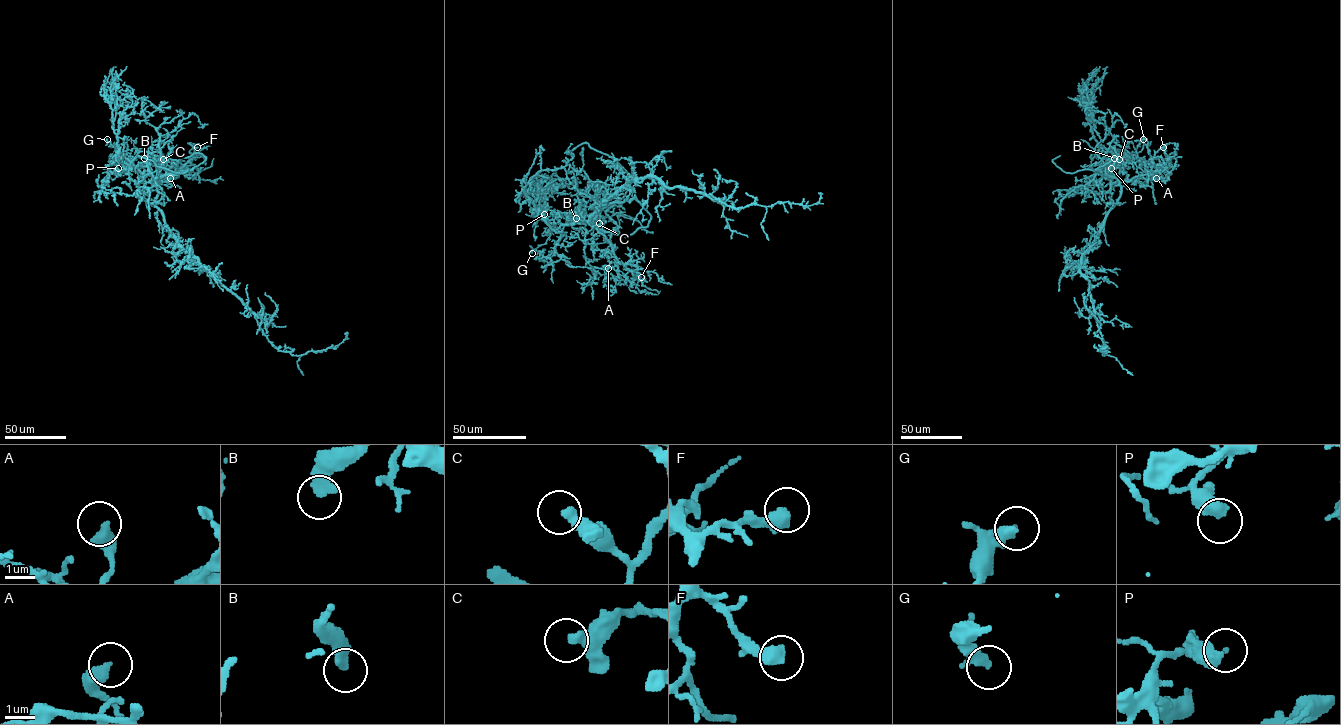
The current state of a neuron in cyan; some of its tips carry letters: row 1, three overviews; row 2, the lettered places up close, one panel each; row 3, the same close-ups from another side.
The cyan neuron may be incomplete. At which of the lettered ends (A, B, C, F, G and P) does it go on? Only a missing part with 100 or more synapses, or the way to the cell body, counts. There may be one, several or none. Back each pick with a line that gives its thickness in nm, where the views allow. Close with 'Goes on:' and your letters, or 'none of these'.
Goes on: none of these

